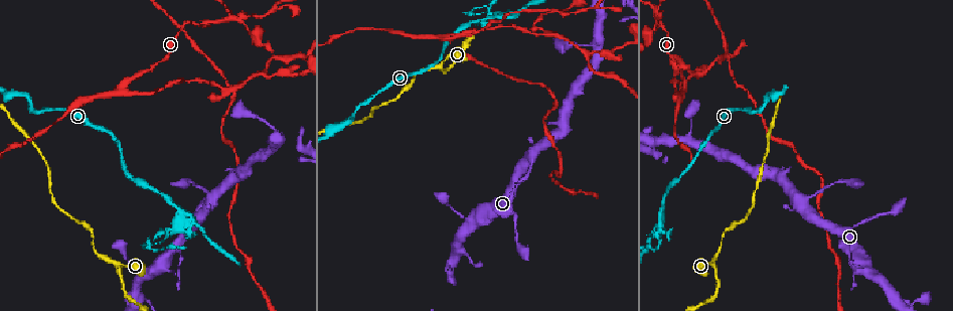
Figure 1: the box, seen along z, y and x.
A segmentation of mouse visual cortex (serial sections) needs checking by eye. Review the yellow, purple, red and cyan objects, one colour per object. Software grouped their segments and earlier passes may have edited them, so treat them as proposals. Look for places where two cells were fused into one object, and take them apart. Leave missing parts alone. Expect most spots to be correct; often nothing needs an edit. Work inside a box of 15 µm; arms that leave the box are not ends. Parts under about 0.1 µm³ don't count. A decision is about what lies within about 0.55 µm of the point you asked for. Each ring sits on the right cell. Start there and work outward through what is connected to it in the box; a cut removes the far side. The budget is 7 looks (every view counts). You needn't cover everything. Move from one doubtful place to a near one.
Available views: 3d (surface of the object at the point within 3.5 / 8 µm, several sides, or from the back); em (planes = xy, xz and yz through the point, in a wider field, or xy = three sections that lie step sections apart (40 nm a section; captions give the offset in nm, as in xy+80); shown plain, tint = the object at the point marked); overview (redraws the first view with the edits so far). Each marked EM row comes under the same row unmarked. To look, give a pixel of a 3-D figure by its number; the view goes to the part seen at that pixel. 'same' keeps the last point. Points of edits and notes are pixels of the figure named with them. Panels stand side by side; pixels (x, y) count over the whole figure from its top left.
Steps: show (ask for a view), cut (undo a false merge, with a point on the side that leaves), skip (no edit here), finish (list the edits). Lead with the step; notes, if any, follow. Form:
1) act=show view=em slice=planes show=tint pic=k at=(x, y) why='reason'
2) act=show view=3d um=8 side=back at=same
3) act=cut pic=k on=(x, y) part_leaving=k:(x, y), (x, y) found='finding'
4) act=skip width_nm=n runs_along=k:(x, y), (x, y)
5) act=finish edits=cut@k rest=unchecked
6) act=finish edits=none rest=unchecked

act=show view=3d um=3.5 pic=1 at=(560, 13) why='sharp bend'

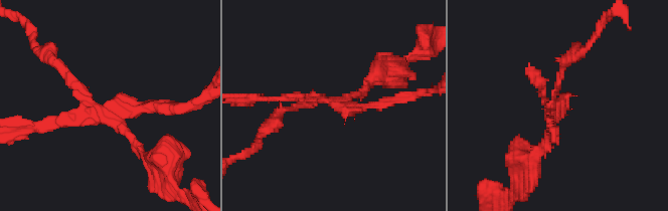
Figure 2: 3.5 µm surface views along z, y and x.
act=show view=em slice=xy step=2 show=tint pic=2 at=(327, 101) arms=4 arm_widths_nm=100,100,150,150 why='need the tissue'

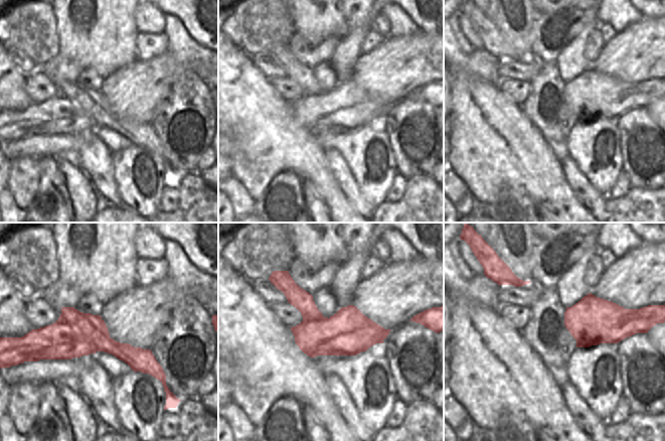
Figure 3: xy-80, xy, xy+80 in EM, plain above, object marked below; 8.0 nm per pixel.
act=cut pic=2 on=(67, 74) part_leaving=2:(111, 120), (169, 166), (169, 185) found='a second cell is stuck on'

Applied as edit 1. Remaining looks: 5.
act=show view=3d um=3.5 pic=1 at=(124, 88) why='arms part here'

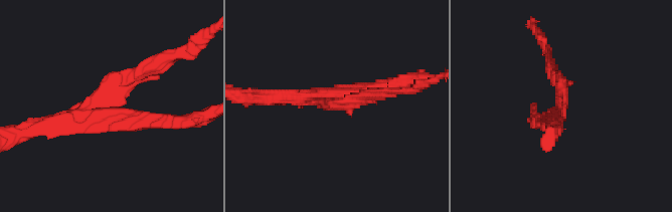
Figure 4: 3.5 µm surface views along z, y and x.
act=show view=em slice=xy step=5 show=tint pic=4 at=(107, 103) arms=3 arm_widths_nm=200,200,250 why='now the EM'

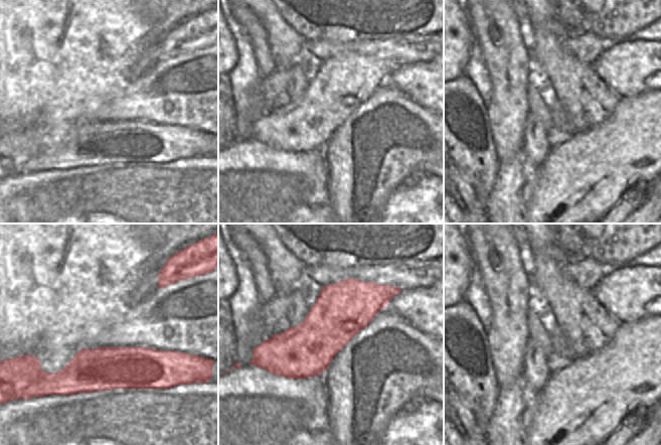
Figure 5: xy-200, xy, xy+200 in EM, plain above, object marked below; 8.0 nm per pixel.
act=show view=em slice=xy step=1 show=tint at=same

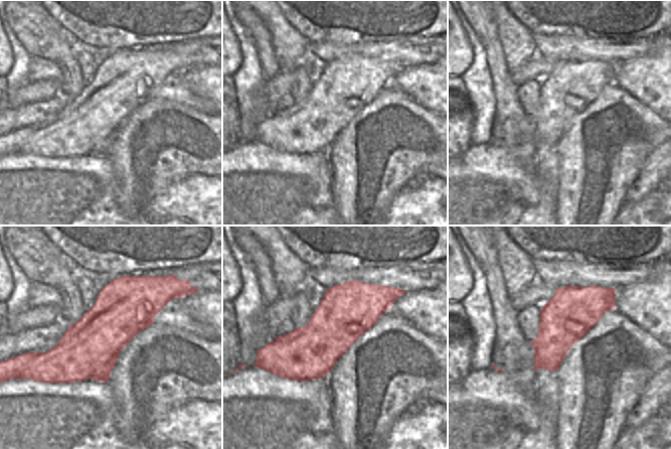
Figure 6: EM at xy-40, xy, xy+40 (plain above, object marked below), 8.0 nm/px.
act=cut pic=4 on=(150, 122) part_leaving=4:(108, 111), (115, 124), (198, 117) found='a second cell is stuck on'

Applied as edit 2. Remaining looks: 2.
act=finish edits=cut@2,cut@4 rest=unchecked

